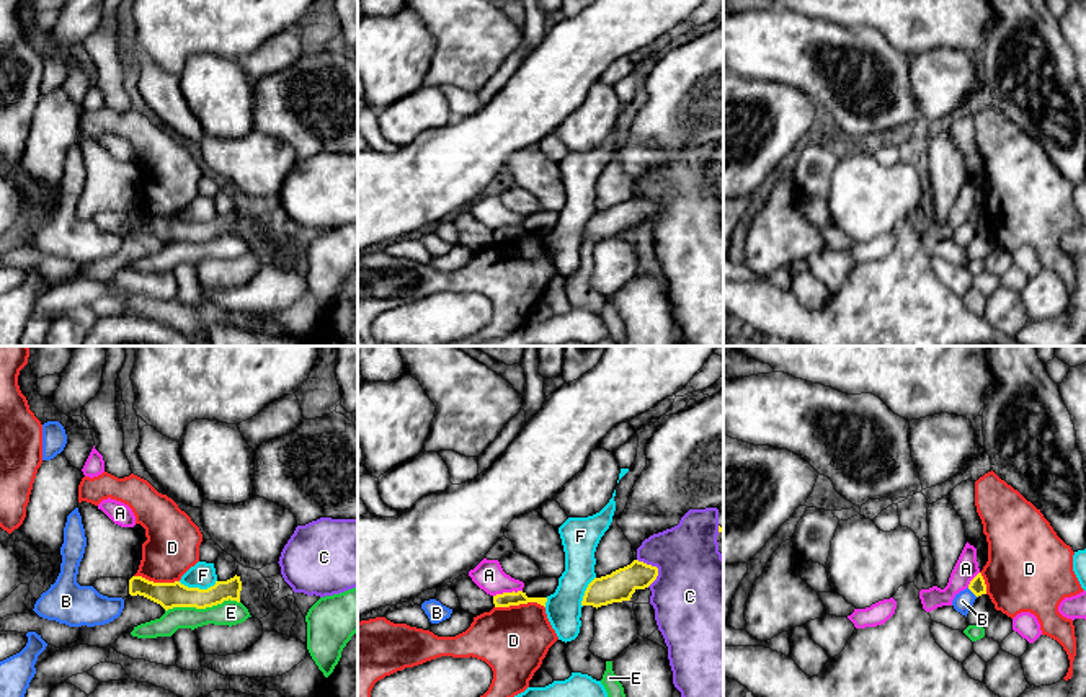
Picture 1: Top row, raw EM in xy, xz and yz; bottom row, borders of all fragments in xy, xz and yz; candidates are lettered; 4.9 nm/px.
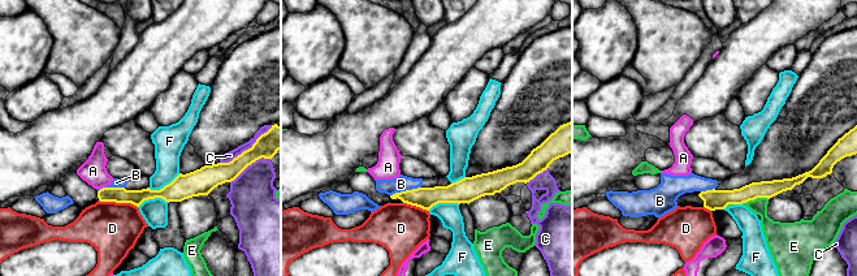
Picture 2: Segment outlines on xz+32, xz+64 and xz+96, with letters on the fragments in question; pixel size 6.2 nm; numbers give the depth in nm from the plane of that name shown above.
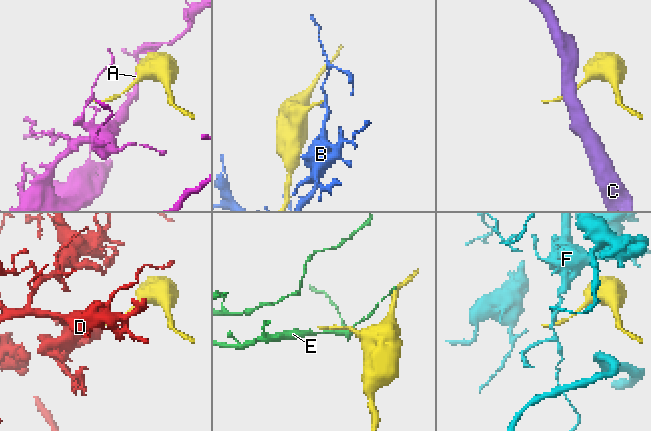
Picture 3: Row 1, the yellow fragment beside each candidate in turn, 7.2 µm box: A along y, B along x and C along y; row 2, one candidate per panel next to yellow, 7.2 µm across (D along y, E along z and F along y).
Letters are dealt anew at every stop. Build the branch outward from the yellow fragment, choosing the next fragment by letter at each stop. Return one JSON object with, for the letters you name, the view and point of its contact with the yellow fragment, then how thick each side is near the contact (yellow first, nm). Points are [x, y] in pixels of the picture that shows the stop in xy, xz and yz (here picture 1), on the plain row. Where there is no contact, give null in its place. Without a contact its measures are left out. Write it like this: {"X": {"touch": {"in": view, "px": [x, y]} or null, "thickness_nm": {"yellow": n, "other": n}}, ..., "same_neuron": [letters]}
{"same_neuron": []}

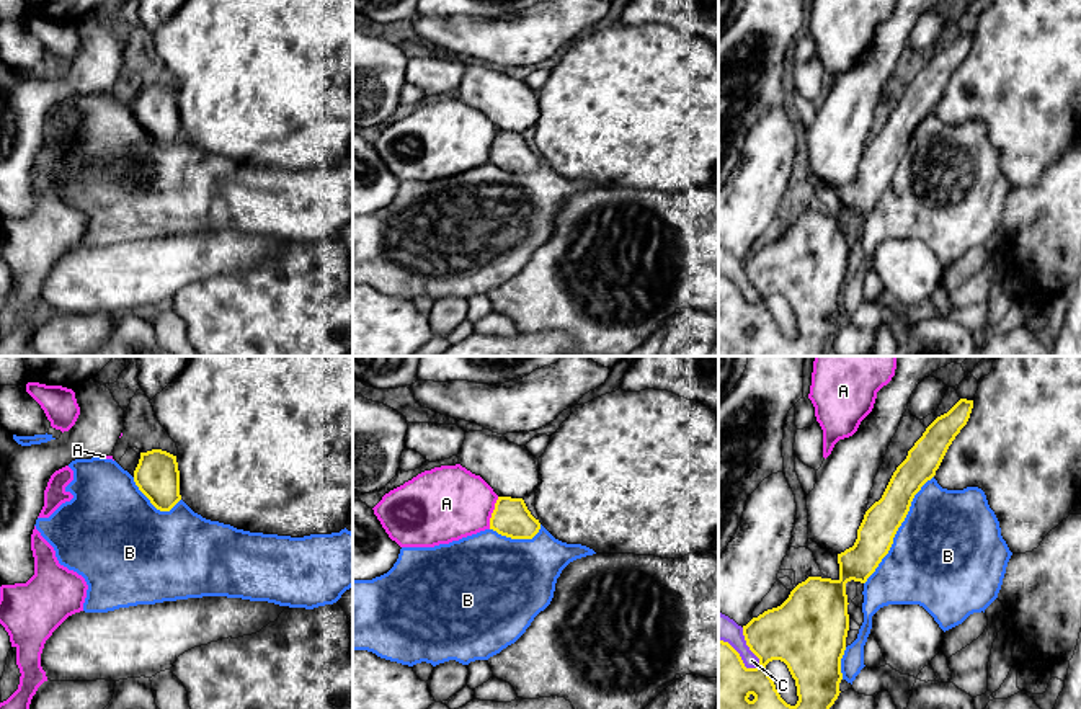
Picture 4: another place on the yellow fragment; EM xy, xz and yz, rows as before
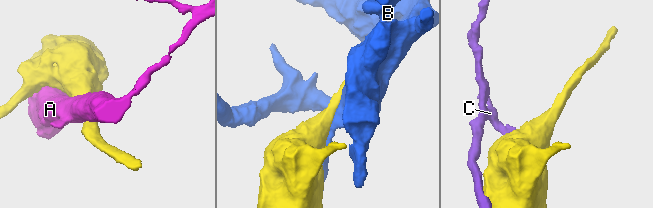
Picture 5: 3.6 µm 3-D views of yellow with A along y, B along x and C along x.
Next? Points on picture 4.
{"B": {"touch": {"in": "yz", "px": [897, 164]}, "thickness_nm": {"yellow": 180, "other": 500}}, "same_neuron": ["B"]}

